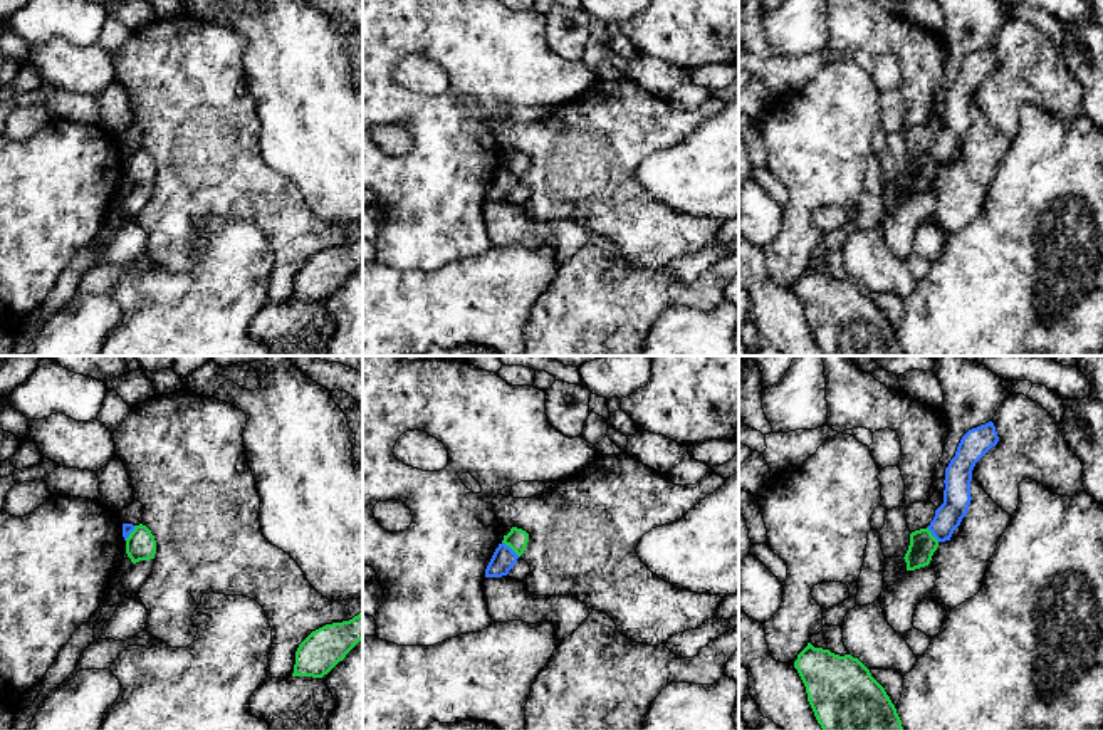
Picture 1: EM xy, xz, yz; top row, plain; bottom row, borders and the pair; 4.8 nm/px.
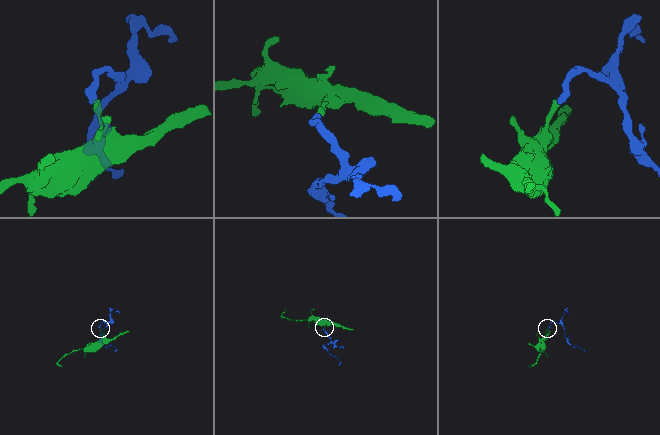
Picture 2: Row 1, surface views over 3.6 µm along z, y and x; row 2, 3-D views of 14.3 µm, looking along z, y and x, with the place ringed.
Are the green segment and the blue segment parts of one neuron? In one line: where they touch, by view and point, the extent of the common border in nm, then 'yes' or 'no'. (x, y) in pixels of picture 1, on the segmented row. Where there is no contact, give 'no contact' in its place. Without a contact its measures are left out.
xz (511, 547) | 120 nm | no

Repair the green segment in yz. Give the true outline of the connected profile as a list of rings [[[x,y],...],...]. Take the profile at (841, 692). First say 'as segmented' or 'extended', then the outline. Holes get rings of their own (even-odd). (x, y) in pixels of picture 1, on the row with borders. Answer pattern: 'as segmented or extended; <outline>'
as segmented; [[[808,643],[794,668],[823,730],[903,730],[885,688],[858,658]]]

